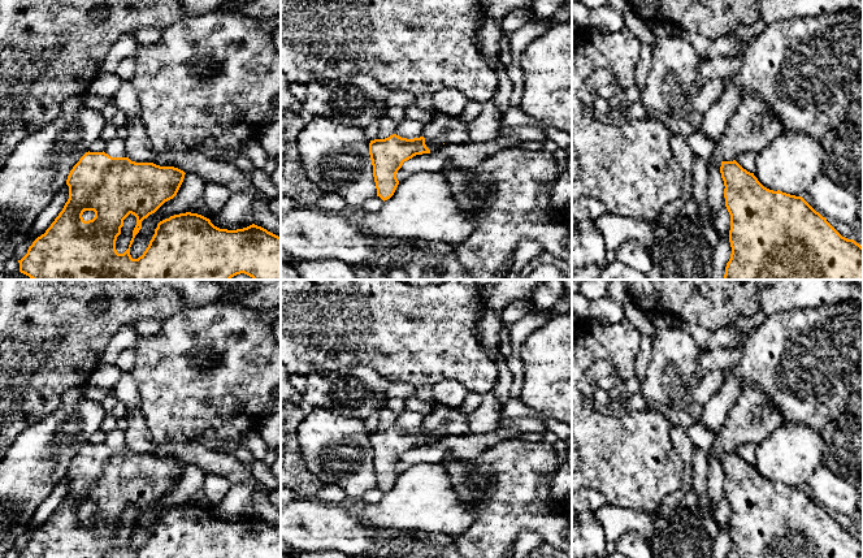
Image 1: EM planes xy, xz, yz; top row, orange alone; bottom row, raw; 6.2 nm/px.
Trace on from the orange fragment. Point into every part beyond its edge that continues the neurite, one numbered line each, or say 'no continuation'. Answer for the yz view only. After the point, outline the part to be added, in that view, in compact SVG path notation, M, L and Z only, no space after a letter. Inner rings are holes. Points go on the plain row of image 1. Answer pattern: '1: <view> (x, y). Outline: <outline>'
no continuation

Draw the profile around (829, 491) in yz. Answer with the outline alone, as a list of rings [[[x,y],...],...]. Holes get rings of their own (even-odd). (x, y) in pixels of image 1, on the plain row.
[[[821,464],[810,477],[811,498],[825,510],[854,516],[863,507],[863,498],[845,479]]]

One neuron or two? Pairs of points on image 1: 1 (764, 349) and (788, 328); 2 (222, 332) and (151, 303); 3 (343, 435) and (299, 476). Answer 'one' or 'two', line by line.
1: one
2: two
3: two

